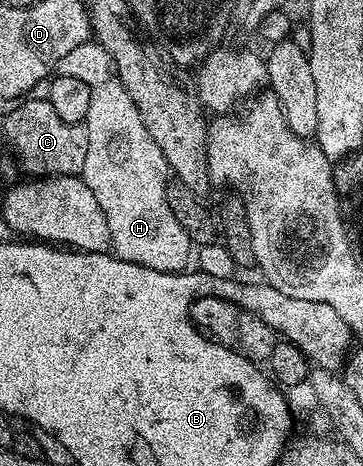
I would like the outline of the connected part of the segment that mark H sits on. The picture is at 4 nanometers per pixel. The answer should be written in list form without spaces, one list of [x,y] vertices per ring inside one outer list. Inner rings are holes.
[[[117,78],[92,87],[91,104],[88,105],[88,117],[84,126],[88,133],[88,150],[80,177],[86,182],[88,189],[92,189],[92,197],[96,197],[96,205],[100,205],[108,221],[113,254],[124,261],[144,265],[148,269],[185,272],[186,262],[189,259],[191,262],[192,259],[192,244],[188,233],[180,229],[180,221],[172,217],[172,209],[168,209],[166,184],[172,179],[170,166],[168,161],[164,161],[164,153],[160,153],[160,145],[156,145],[156,141],[149,136],[148,129],[140,118],[139,110]]]

